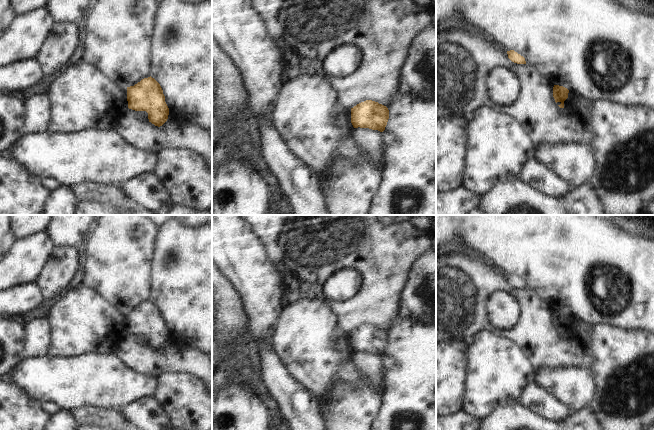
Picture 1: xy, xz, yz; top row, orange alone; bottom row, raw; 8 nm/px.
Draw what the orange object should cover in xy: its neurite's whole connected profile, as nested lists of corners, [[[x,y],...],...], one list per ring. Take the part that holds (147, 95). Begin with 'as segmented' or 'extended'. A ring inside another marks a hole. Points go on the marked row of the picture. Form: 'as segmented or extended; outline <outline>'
as segmented; outline [[[151,76],[127,87],[127,101],[129,109],[146,111],[149,122],[155,126],[162,126],[168,119],[169,108],[163,90]]]

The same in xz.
as segmented; outline [[[366,100],[351,108],[351,123],[354,128],[369,128],[383,132],[388,119],[388,108],[372,100]]]

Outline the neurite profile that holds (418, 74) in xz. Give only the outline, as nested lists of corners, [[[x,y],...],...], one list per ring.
[[[432,25],[412,39],[401,67],[401,80],[414,96],[436,100],[436,28]]]

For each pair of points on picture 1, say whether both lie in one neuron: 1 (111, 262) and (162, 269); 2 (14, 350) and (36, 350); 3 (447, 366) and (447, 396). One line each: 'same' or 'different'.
1: different
2: different
3: same

